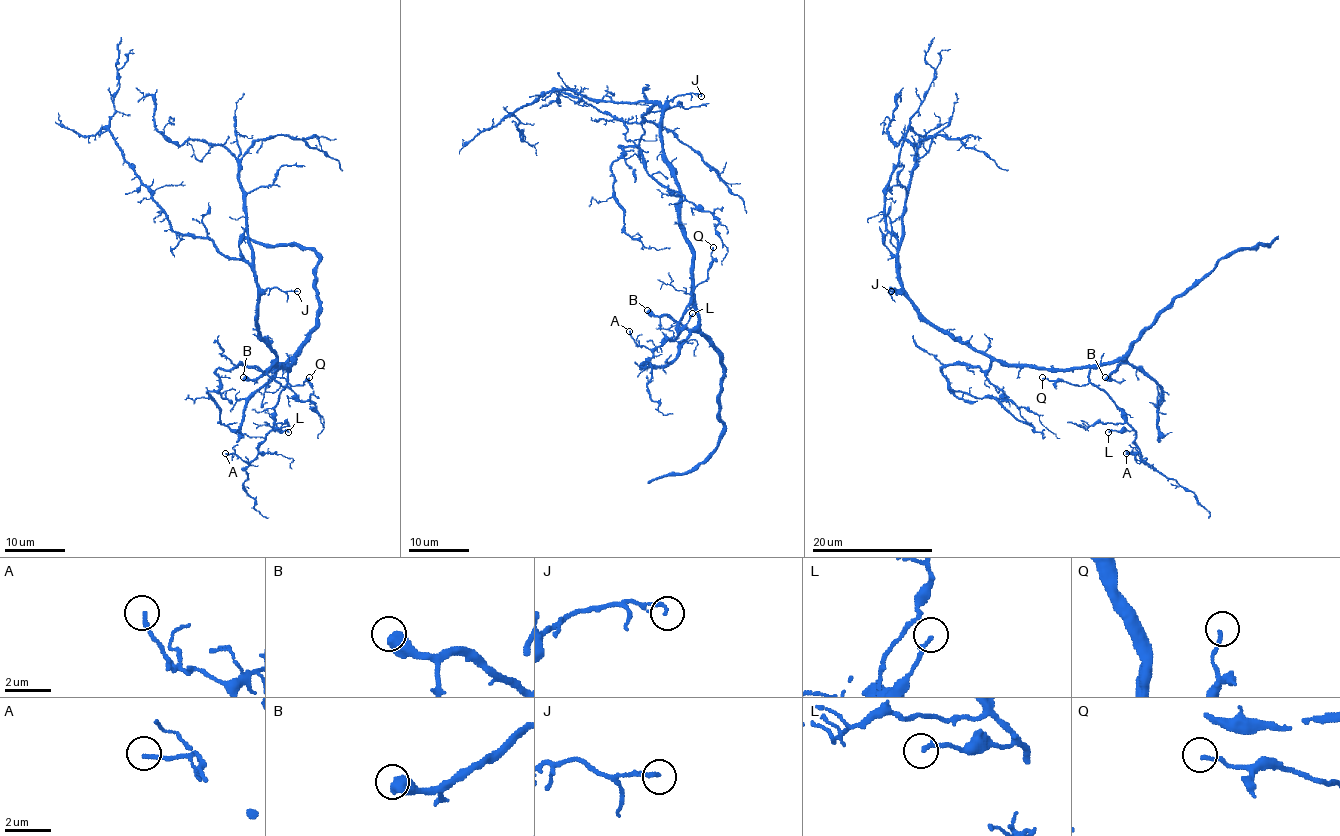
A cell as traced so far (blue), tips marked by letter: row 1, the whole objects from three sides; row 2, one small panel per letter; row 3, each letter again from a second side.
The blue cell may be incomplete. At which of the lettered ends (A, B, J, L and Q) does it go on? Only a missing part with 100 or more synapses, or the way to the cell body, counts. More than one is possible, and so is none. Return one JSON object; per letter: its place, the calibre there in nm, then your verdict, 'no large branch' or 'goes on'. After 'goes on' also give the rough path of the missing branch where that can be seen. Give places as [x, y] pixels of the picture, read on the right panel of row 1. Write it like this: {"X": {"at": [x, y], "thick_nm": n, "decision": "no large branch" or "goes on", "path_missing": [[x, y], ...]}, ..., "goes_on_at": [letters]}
{"A": {"at": [1126, 453], "thick_nm": 150, "decision": "no large branch"}, "B": {"at": [1105, 377], "thick_nm": 550, "decision": "goes on"}, "J": {"at": [891, 291], "thick_nm": 150, "decision": "no large branch"}, "L": {"at": [1108, 432], "thick_nm": 170, "decision": "no large branch"}, "Q": {"at": [1042, 377], "thick_nm": 130, "decision": "no large branch"}, "goes_on_at": ["B"]}

